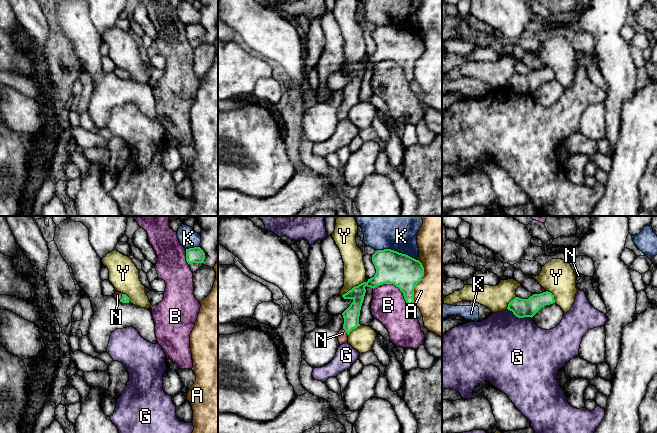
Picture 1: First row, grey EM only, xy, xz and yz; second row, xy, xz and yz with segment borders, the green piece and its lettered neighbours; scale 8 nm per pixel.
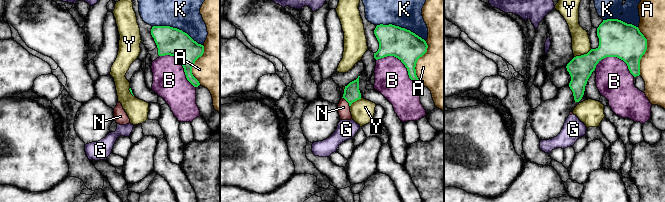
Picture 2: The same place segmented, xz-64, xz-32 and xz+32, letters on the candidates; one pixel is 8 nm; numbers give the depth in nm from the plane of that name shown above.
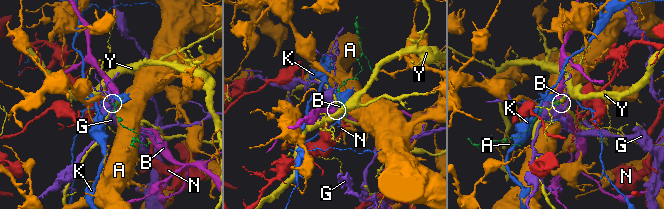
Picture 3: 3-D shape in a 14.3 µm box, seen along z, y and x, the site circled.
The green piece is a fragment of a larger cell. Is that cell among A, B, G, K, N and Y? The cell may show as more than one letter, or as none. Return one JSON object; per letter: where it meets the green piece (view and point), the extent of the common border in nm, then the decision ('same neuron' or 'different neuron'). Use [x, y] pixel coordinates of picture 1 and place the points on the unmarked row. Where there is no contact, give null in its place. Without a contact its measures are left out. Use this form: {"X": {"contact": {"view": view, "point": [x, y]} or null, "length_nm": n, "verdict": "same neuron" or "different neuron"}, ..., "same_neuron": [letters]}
{"A": {"contact": {"view": "xz", "point": [420, 56]}, "length_nm": 360, "verdict": "different neuron"}, "B": {"contact": {"view": "xz", "point": [395, 61]}, "length_nm": 320, "verdict": "different neuron"}, "G": {"contact": {"view": "yz", "point": [519, 93]}, "length_nm": 220, "verdict": "different neuron"}, "K": {"contact": {"view": "xz", "point": [396, 27]}, "length_nm": 340, "verdict": "different neuron"}, "N": {"contact": {"view": "xy", "point": [122, 73]}, "length_nm": 70, "verdict": "same neuron"}, "Y": {"contact": {"view": "xz", "point": [353, 63]}, "length_nm": 220, "verdict": "different neuron"}, "same_neuron": ["N"]}

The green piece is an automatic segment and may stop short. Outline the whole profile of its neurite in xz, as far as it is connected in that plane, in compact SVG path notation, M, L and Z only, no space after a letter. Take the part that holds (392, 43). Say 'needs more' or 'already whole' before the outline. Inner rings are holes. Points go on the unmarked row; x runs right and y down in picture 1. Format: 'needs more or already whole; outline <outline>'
needs more; outline M391 25L375 27L372 31L372 38L376 45L375 51L367 58L353 63L342 71L344 75L352 75L353 78L342 89L344 100L338 110L340 121L348 119L349 109L360 102L359 92L366 62L374 65L383 60L393 60L403 69L404 75L409 82L414 80L414 64L424 52L422 39L406 30Z

